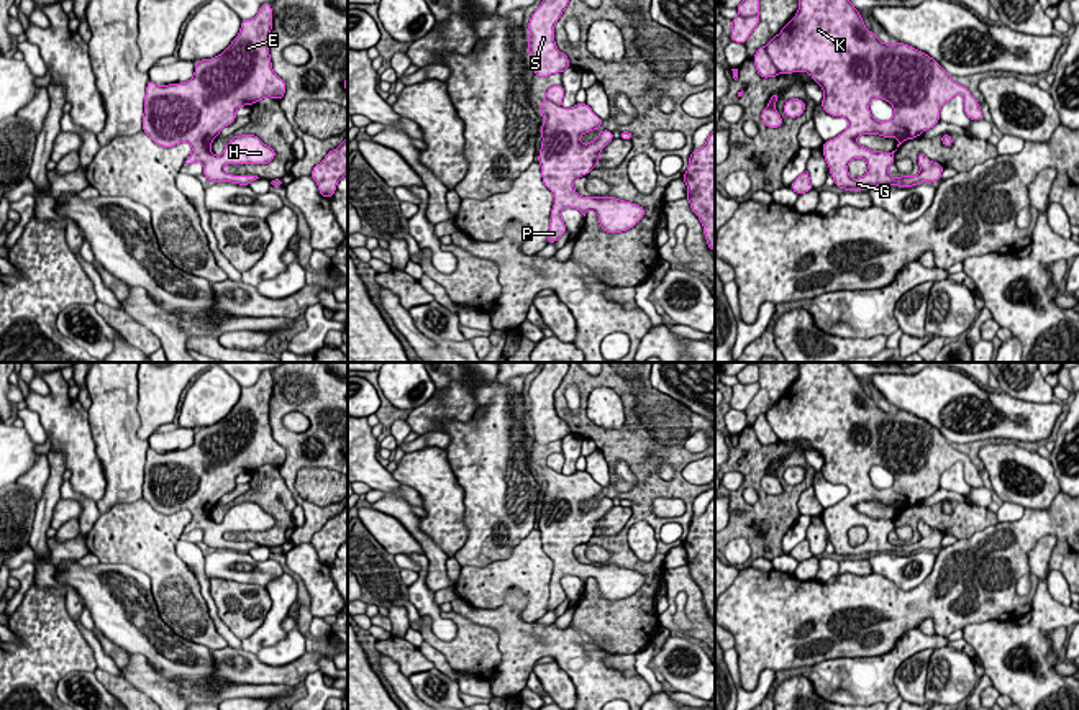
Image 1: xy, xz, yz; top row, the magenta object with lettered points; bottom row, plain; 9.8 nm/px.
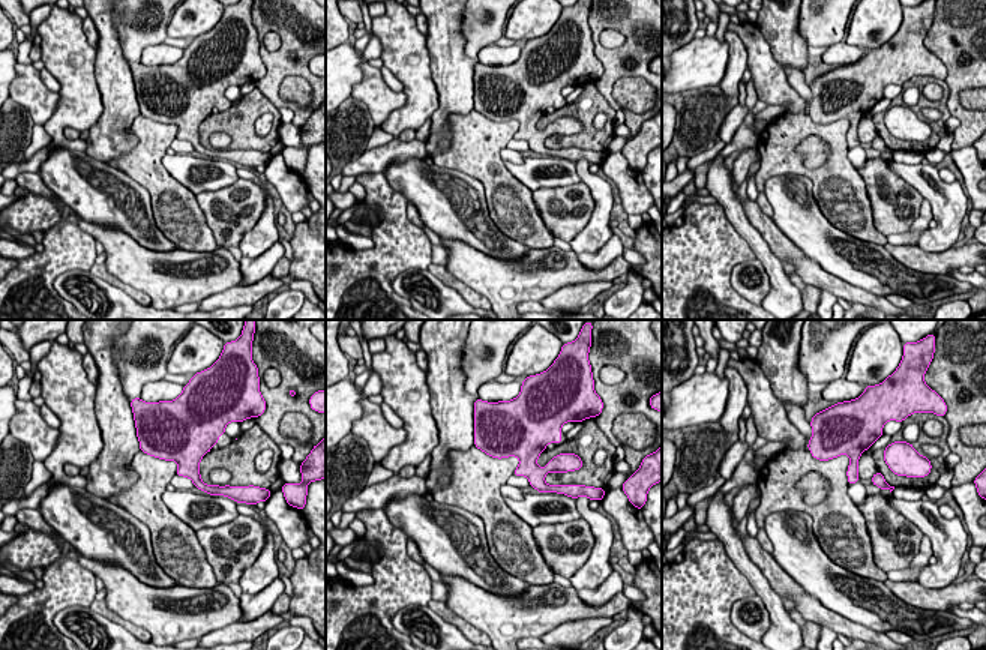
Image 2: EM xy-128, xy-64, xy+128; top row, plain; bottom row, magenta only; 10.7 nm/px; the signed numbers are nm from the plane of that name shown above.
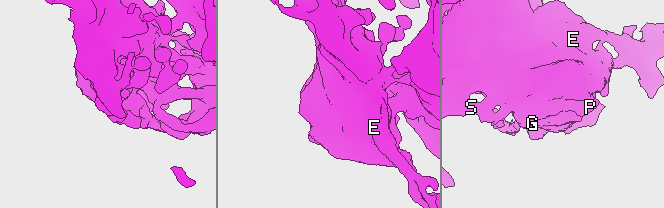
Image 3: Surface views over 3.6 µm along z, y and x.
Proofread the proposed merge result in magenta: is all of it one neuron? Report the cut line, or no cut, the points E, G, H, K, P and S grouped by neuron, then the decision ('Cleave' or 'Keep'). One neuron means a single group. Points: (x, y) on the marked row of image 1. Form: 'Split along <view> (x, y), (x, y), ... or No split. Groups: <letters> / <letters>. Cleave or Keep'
No split. Groups: E G H K P S. Keep

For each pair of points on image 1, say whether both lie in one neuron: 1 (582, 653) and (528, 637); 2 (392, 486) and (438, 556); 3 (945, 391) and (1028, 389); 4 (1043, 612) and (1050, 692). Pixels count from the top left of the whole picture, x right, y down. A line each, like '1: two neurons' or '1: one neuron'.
1: one neuron
2: one neuron
3: two neurons
4: one neuron

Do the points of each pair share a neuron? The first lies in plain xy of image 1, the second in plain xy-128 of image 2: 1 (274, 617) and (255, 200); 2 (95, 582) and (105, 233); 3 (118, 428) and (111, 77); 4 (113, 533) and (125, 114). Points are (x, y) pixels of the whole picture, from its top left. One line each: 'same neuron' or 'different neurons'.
1: different neurons
2: different neurons
3: same neuron
4: different neurons

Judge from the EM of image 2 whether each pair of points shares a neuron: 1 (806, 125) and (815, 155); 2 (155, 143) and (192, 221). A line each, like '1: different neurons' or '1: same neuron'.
1: different neurons
2: same neuron

